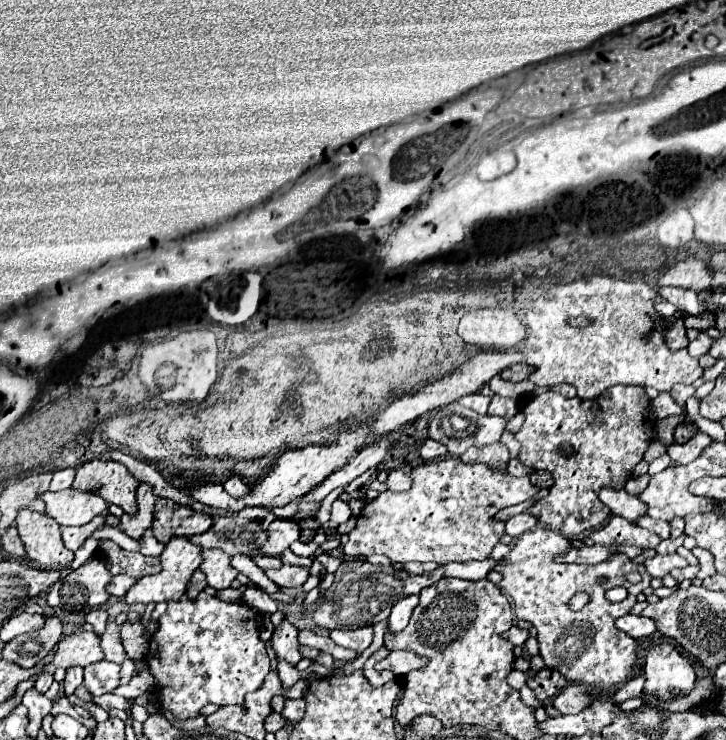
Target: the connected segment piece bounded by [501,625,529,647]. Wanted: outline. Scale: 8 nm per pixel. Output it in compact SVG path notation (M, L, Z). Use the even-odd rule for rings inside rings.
M513 625L509 631L505 631L503 635L501 635L503 639L507 639L507 641L511 641L513 645L525 645L525 641L527 641L527 637L529 637L529 631L525 631L525 629L519 629L517 625Z

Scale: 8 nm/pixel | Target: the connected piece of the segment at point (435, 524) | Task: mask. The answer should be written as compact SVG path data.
M445 457L423 463L411 471L413 485L402 492L385 491L377 499L369 501L361 515L357 517L357 527L349 533L345 553L353 557L369 557L375 553L387 555L393 563L409 561L433 561L439 565L457 561L465 563L469 559L485 559L491 555L493 547L505 535L505 523L497 521L495 515L511 505L523 503L539 493L539 487L531 485L529 475L513 477L507 471L491 469L489 465L471 463L465 465L459 457Z

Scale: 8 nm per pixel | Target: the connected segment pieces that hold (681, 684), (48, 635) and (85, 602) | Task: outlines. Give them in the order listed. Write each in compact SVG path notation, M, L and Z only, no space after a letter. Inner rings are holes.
M657 643L645 655L645 691L671 701L673 693L689 693L695 685L695 667L671 643Z
M49 615L45 617L43 629L23 633L11 639L11 643L5 643L3 659L13 661L21 667L35 667L57 645L61 635L61 619L57 615Z
M99 557L89 559L79 569L71 571L67 577L57 581L47 593L47 603L53 609L65 611L83 611L101 607L107 603L109 593L105 591L111 581L107 563Z

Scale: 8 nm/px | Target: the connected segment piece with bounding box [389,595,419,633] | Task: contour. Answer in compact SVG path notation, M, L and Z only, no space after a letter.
M409 595L407 599L399 599L393 609L391 609L391 617L389 617L389 631L397 633L401 631L403 627L407 627L409 623L409 617L415 609L415 605L419 603L419 595Z

